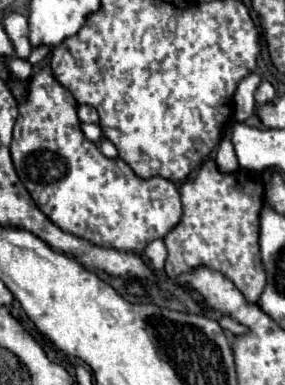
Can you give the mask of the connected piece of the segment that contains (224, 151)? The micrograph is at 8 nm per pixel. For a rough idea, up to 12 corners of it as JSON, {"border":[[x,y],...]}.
{"border":[[224,136],[216,166],[220,172],[236,172],[238,160],[230,142]]}

